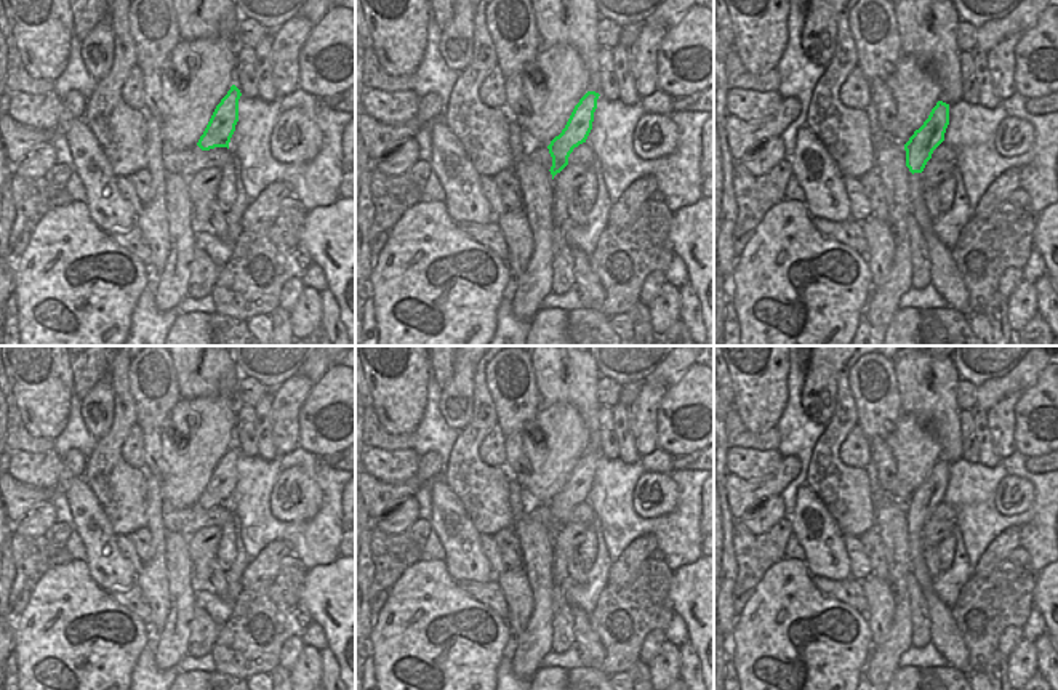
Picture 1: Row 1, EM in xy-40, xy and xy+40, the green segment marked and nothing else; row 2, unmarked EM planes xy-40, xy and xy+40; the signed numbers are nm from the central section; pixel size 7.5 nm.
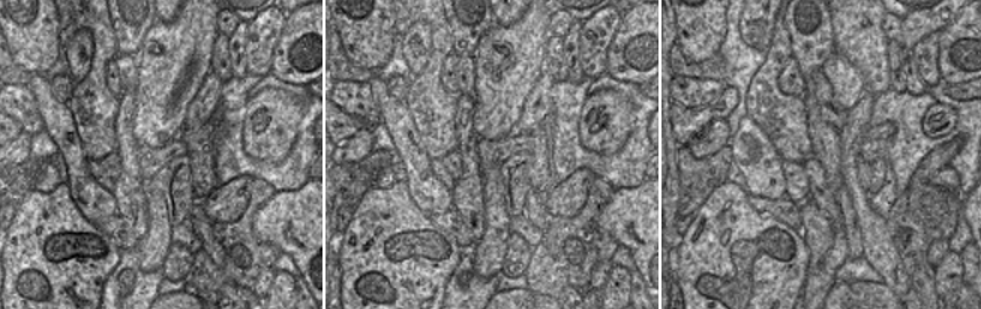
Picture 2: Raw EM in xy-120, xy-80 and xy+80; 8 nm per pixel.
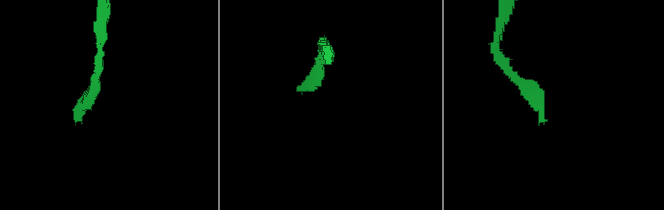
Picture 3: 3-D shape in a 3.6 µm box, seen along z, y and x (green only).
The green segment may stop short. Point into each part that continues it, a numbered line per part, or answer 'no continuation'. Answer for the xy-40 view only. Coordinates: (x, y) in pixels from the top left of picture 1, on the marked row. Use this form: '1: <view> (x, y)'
no continuation.

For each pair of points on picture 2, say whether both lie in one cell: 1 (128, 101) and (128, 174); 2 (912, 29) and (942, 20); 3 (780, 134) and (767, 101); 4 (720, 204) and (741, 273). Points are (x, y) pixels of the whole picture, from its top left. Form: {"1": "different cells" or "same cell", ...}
{"1": "same cell", "2": "same cell", "3": "same cell", "4": "same cell"}

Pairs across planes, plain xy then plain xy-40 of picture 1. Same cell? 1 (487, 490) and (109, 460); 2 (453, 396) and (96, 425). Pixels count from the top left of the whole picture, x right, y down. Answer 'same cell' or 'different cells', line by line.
1: same cell
2: same cell

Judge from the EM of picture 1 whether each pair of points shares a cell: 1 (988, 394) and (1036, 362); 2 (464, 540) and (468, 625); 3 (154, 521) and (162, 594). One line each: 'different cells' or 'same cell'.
1: same cell
2: different cells
3: same cell

